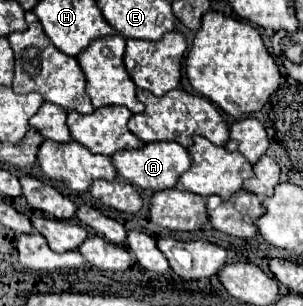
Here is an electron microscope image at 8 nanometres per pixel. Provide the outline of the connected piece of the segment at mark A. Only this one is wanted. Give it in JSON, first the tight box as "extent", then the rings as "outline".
{"extent":[111,142,191,190],"outline":[[[155,142],[147,144],[139,150],[121,150],[111,156],[113,164],[121,178],[125,178],[129,184],[143,188],[143,190],[167,190],[173,188],[179,180],[179,176],[191,166],[191,158],[187,148],[183,148],[177,142]]]}

